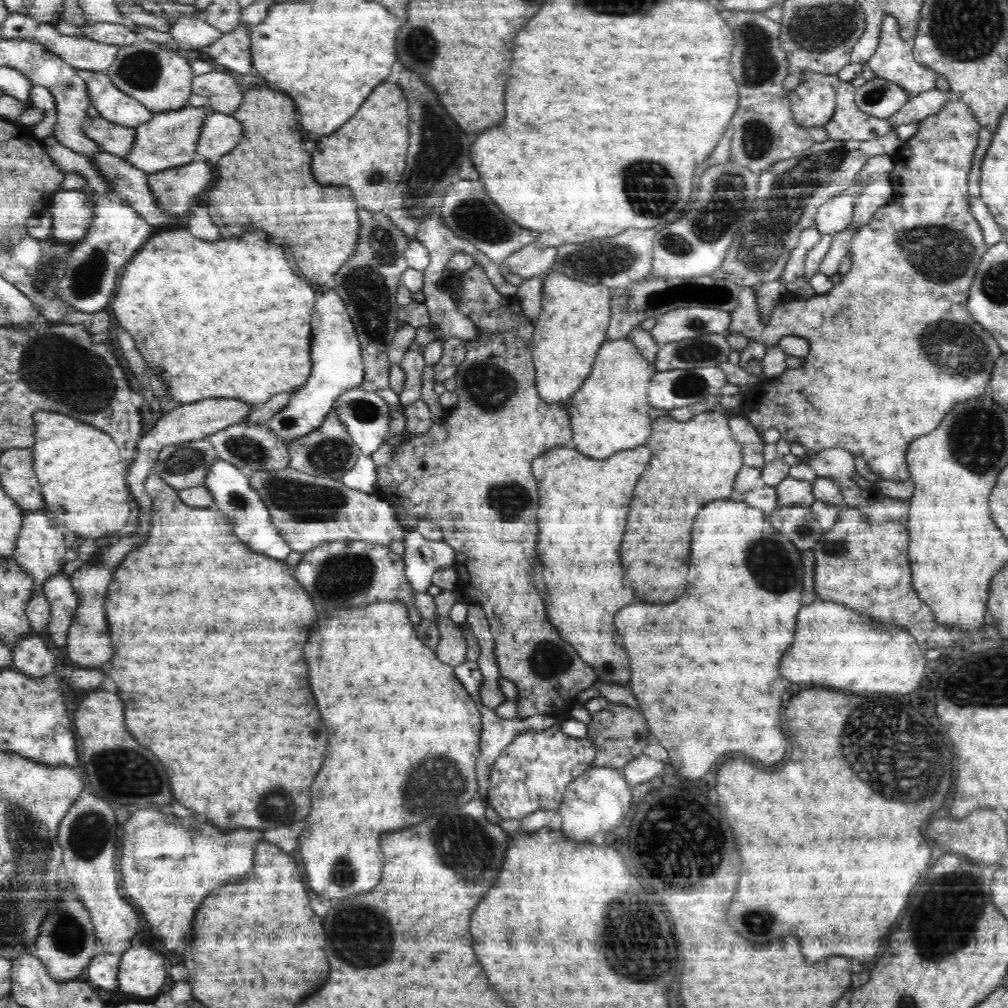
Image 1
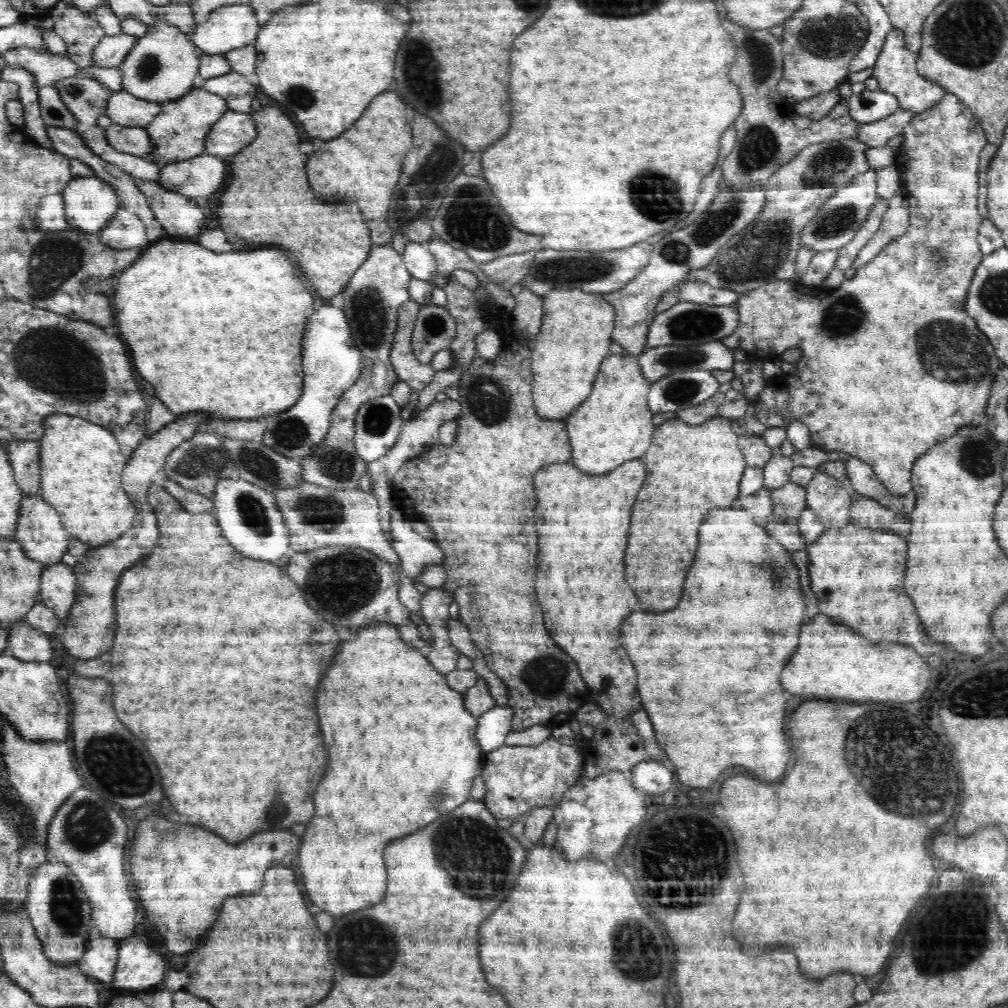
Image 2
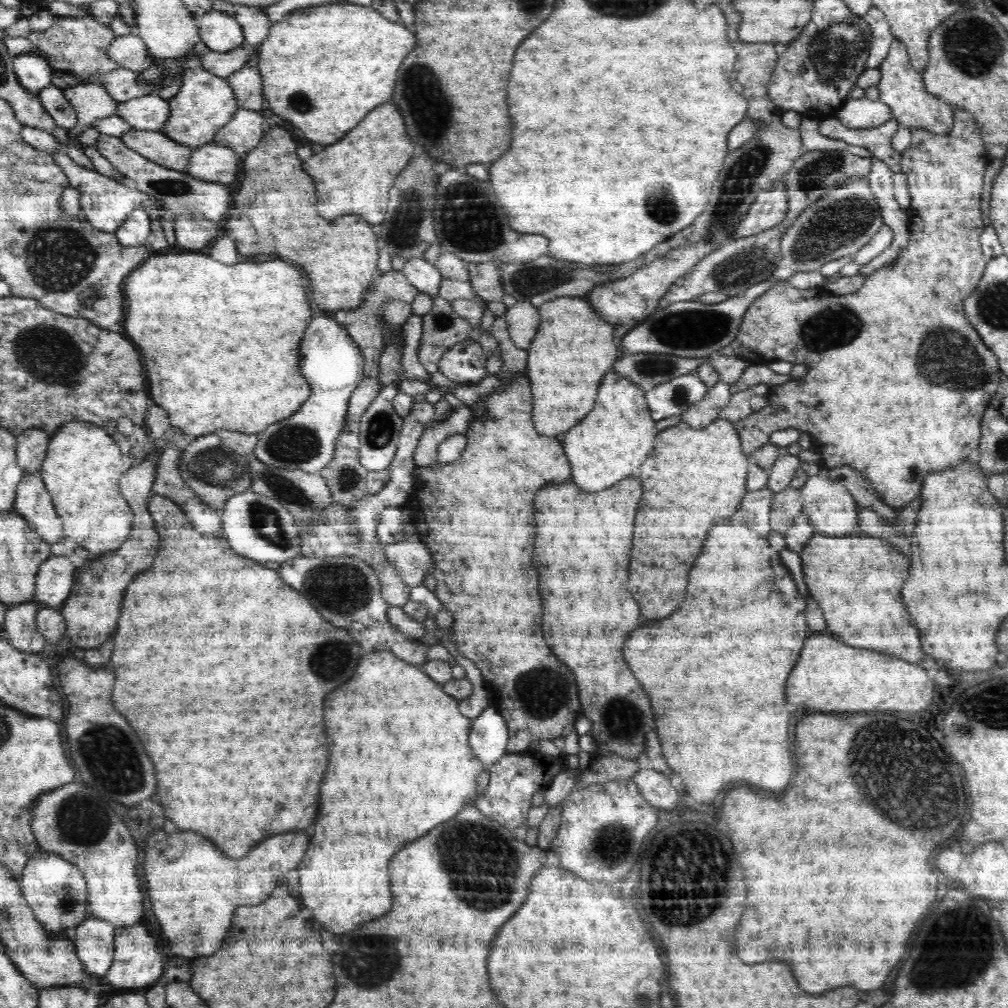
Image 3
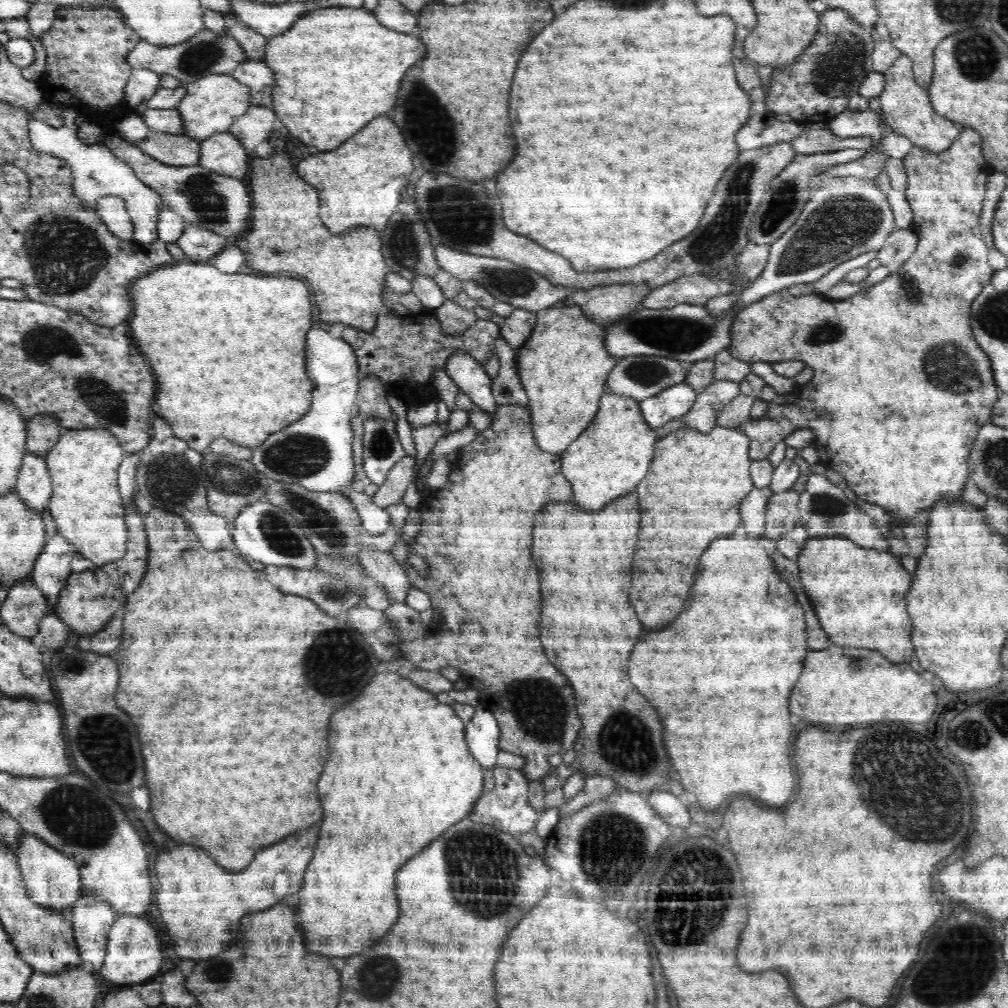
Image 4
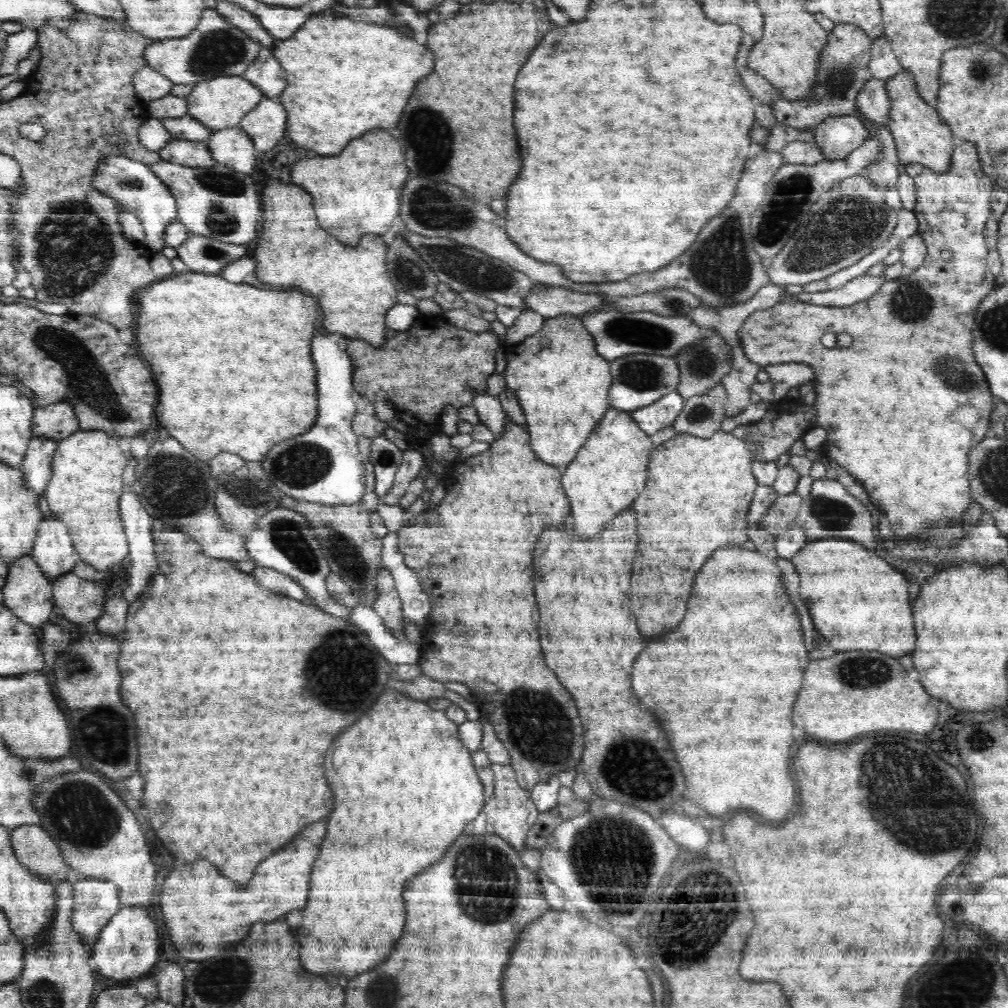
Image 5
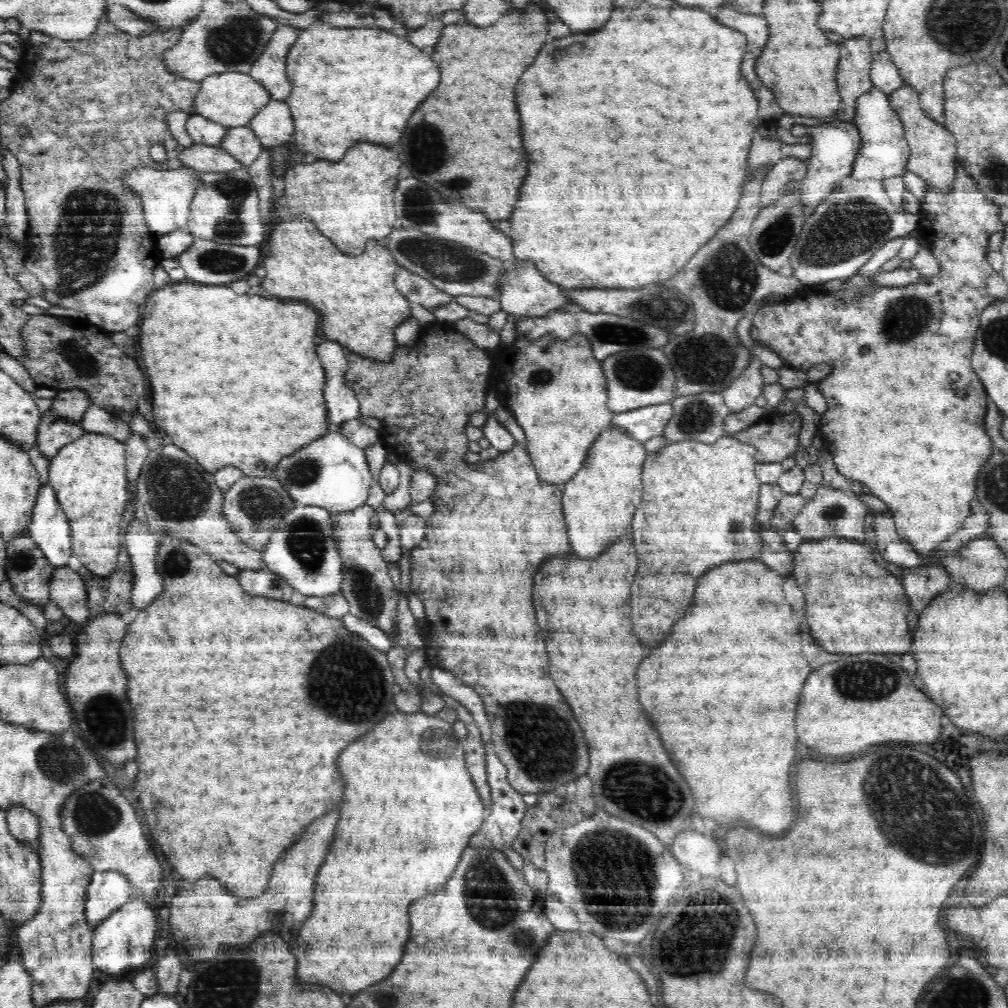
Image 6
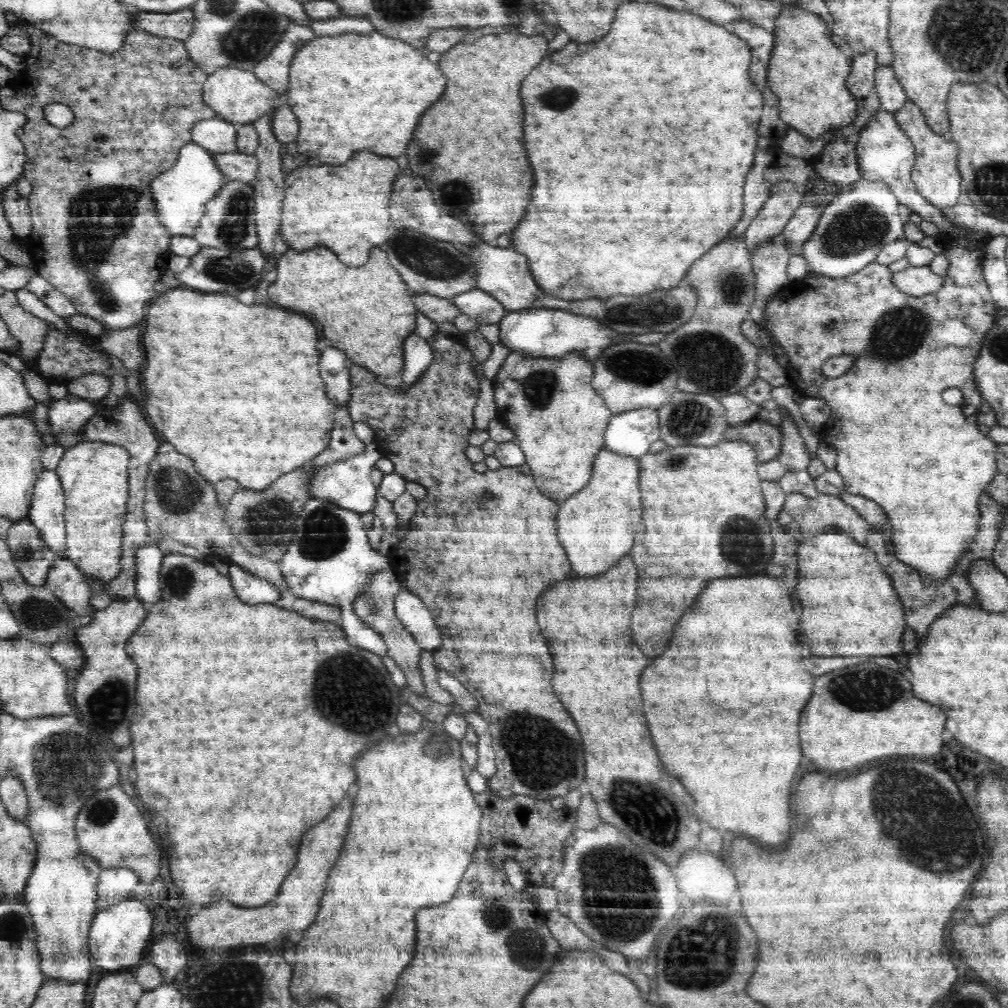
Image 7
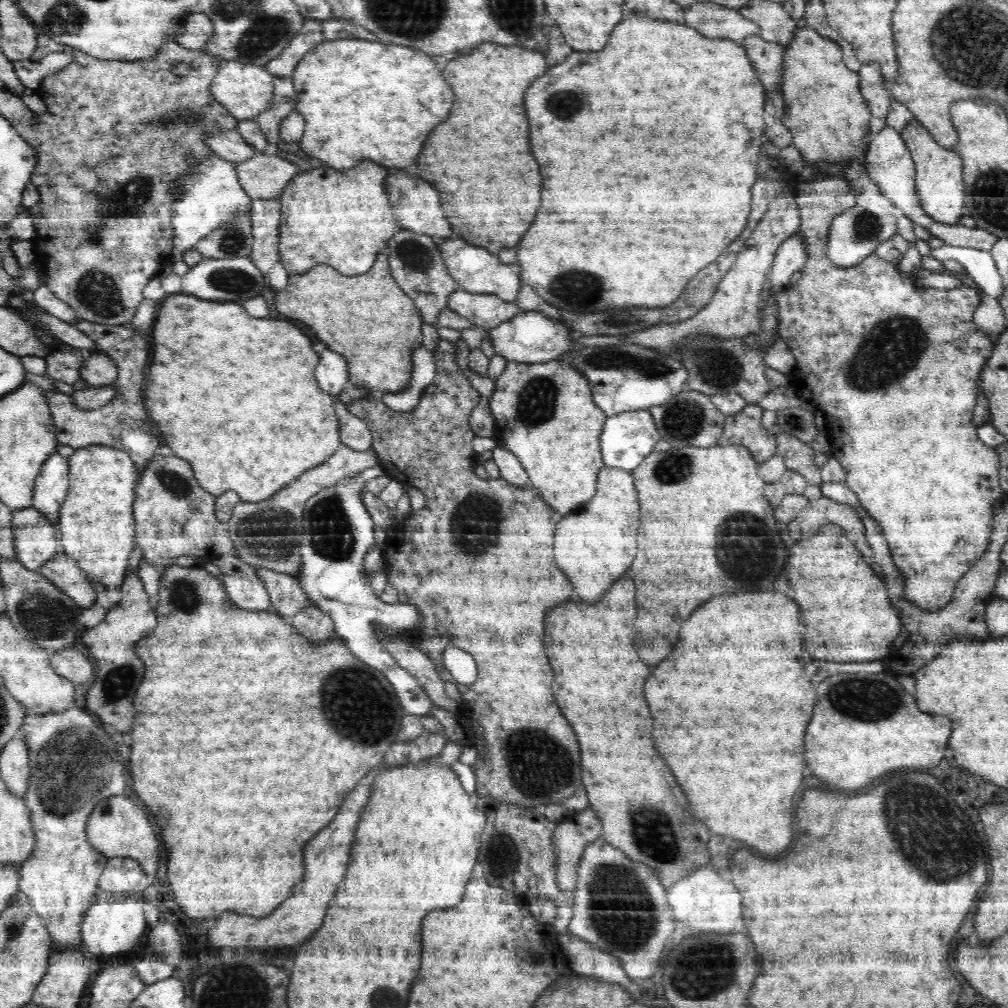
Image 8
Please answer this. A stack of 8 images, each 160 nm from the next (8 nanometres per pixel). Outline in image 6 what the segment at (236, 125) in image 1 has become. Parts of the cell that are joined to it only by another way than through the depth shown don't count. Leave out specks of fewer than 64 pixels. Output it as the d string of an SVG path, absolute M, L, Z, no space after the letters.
M268 100L251 118L248 126L267 149L289 142L294 134L294 119L285 100Z

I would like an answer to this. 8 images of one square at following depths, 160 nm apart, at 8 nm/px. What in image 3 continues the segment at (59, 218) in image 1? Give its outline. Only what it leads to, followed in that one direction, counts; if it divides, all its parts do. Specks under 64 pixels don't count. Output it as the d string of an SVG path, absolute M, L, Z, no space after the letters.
M55 153L48 155L52 158L58 167L66 174L68 178L68 186L76 188L80 193L80 203L82 209L82 217L88 219L88 222L103 231L104 233L115 233L124 220L128 220L128 216L135 209L143 208L143 210L158 218L160 222L160 214L162 214L161 205L157 203L155 197L149 194L140 192L135 186L131 184L118 183L108 176L102 176L95 170L88 170L88 168L80 167L74 163L66 153Z

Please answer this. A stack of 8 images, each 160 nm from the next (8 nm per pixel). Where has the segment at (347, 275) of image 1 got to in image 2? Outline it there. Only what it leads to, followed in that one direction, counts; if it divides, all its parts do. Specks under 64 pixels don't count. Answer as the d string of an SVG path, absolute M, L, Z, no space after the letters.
M372 246L368 258L353 273L352 279L344 286L344 308L352 338L363 356L364 368L360 378L343 392L331 414L328 434L310 450L312 454L298 461L302 477L312 484L324 488L356 490L360 478L366 473L367 464L355 449L354 421L356 412L368 400L390 394L390 389L399 380L390 360L392 343L397 329L397 314L401 304L410 299L408 284L413 277L403 261L403 255L388 246Z

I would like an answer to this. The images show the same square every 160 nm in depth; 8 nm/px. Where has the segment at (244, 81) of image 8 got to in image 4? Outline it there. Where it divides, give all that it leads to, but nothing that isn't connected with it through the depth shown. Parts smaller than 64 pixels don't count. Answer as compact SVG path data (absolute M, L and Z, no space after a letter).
M208 74L187 84L187 92L177 110L180 111L184 133L194 140L207 140L216 133L228 132L235 120L246 113L251 107L249 90L238 82L232 74Z

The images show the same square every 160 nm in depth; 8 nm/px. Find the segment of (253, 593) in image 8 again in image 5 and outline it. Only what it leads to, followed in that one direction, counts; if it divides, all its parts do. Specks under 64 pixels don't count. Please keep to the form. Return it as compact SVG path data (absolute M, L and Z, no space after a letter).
M256 565L251 575L264 588L279 593L280 596L287 596L299 601L309 597L298 580L294 580L291 576L278 572L273 568Z

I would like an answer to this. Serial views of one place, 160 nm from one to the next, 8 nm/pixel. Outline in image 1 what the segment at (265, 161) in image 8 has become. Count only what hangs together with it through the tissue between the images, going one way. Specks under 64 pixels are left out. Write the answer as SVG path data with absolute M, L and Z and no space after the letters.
M95 114L86 118L81 126L84 135L88 136L101 151L118 157L126 158L136 139L135 128L120 126Z

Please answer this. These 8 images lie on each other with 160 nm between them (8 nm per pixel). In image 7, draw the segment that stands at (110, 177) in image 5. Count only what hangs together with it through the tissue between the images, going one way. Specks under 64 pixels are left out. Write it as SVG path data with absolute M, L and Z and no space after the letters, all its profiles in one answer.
M194 142L186 144L180 150L177 162L166 173L154 178L149 190L156 204L157 219L173 235L193 236L197 225L205 214L205 205L224 188L227 179L216 167L214 154L201 148Z

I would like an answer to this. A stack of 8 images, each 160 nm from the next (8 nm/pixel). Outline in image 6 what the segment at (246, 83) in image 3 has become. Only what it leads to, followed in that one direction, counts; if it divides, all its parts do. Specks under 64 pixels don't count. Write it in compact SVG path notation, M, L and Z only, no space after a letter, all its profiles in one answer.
M280 24L248 72L274 100L284 101L290 96L291 82L286 72L286 59L300 32L302 29Z

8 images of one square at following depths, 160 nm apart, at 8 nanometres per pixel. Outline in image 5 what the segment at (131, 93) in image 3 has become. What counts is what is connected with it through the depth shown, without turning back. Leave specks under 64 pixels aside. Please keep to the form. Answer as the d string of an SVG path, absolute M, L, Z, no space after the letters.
M148 64L144 68L140 68L140 70L134 72L132 83L134 83L136 96L142 102L152 101L166 96L174 85L171 80L168 80L166 76L154 70Z

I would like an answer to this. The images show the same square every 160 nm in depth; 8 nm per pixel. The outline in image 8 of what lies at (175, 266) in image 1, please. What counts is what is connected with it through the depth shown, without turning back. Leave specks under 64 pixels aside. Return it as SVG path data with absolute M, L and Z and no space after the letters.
M174 293L166 296L160 303L158 310L158 318L155 318L154 330L154 354L152 354L152 364L150 364L150 372L148 372L148 380L146 380L146 390L143 390L144 404L146 410L160 430L162 440L172 446L174 453L183 459L190 460L190 464L194 466L196 472L196 480L200 482L200 486L206 492L212 493L218 497L224 494L226 490L233 490L239 494L242 502L260 502L270 498L276 491L282 490L284 486L288 486L290 482L296 480L296 476L304 474L304 470L310 470L322 462L326 462L336 448L340 446L339 439L340 422L335 413L334 400L331 394L326 394L314 376L314 368L318 364L318 354L312 350L312 340L296 326L292 326L290 322L282 322L282 320L272 320L272 318L252 318L250 314L244 312L242 306L234 304L234 302L224 302L224 300L204 300L186 293Z

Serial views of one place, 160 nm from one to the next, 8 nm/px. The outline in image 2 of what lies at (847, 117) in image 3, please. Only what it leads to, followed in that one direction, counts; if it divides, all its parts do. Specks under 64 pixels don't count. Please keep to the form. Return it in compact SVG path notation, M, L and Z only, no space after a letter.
M865 89L848 99L848 108L849 115L856 122L869 123L894 114L899 109L899 104L895 95L890 92Z

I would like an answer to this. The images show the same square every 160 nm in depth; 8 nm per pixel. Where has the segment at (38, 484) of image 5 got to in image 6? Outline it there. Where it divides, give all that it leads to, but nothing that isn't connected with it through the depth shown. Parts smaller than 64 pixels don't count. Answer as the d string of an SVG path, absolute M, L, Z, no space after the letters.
M48 410L41 414L41 423L37 432L37 446L46 458L53 459L64 445L84 436L82 423L69 423L68 420L58 420Z

